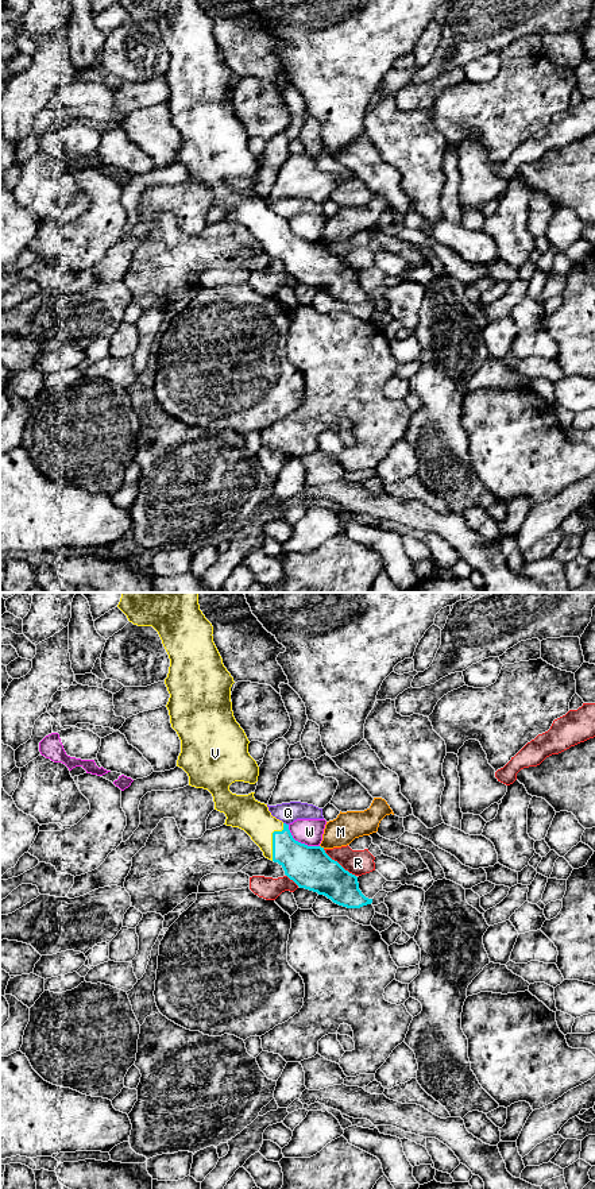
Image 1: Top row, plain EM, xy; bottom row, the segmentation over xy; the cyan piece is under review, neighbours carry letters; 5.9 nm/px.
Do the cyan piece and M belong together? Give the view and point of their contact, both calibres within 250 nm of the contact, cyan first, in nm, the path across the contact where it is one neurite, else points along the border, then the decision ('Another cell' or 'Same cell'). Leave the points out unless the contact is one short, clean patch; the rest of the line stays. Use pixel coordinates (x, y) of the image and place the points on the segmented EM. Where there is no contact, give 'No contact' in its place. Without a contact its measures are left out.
Touches cyan at xy (323, 848). Thickness 260 nm (cyan) against 170 nm. Boundary: xy (320, 845), (324, 848). Another cell

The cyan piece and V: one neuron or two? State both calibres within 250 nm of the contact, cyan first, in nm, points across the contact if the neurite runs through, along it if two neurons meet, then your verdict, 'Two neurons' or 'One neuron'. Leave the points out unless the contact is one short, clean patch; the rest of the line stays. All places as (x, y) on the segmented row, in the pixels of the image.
Thickness 240 nm (cyan) against 200 nm. Path across: xy (305, 865), (273, 840), (243, 811). One neuron

